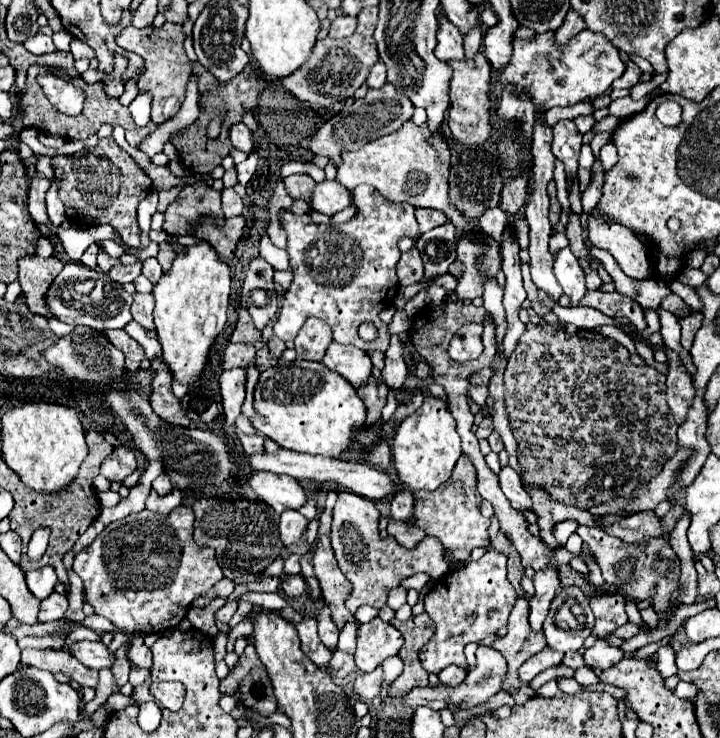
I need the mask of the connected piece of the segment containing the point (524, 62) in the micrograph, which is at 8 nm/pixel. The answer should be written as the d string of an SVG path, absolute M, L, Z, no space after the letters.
M582 30L576 38L568 40L564 48L555 43L555 32L534 34L532 40L514 38L512 58L500 72L500 84L510 84L514 94L526 92L534 102L536 112L546 112L554 106L572 106L584 100L602 96L616 78L622 76L626 64L620 58L620 50L610 44L606 36L592 30Z

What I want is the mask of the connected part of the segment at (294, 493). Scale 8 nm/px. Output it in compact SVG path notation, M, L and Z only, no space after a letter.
M252 472L250 476L246 476L246 484L252 488L256 498L272 506L276 512L284 512L288 508L298 510L306 502L306 490L298 484L298 480L290 476Z

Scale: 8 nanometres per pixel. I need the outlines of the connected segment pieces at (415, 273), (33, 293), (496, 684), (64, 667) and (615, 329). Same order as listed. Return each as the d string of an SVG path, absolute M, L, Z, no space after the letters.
M410 248L408 252L402 254L398 262L398 284L406 286L420 282L422 278L424 278L424 264L420 252L416 248Z
M24 256L18 260L20 272L18 272L18 282L22 286L22 294L26 298L26 306L34 314L42 316L52 316L48 312L48 306L44 304L44 296L52 284L52 280L60 274L62 260L60 258L40 258L40 256Z
M480 646L478 652L478 664L474 668L468 670L464 682L458 686L458 688L450 688L450 686L444 686L440 684L438 688L414 688L406 694L404 698L404 706L410 706L410 708L416 708L416 706L430 706L434 710L442 710L442 708L472 708L476 704L482 704L486 702L490 696L494 696L496 692L500 692L502 688L502 678L504 678L504 672L506 672L506 662L504 662L504 656L494 650L494 648L488 648L488 646Z
M22 650L22 666L36 666L40 670L48 670L52 674L62 672L76 680L80 686L94 688L98 682L98 672L86 668L78 660L74 660L64 650Z
M603 325L593 328L592 332L601 333L608 338L616 340L616 342L618 342L619 344L626 346L631 354L637 353L630 336L621 327L614 325Z

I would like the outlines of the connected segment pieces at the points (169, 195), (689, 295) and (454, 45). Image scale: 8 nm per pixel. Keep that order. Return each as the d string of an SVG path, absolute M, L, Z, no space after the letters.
M174 188L174 190L162 190L160 192L160 202L158 202L158 212L164 213L170 202L174 202L174 198L178 196L180 188Z
M675 280L670 284L670 290L680 296L683 301L695 311L702 312L703 303L697 295L694 287L684 285L678 280Z
M438 16L438 46L436 56L444 62L448 60L462 60L464 48L462 48L462 36L460 30L446 20L446 16Z

